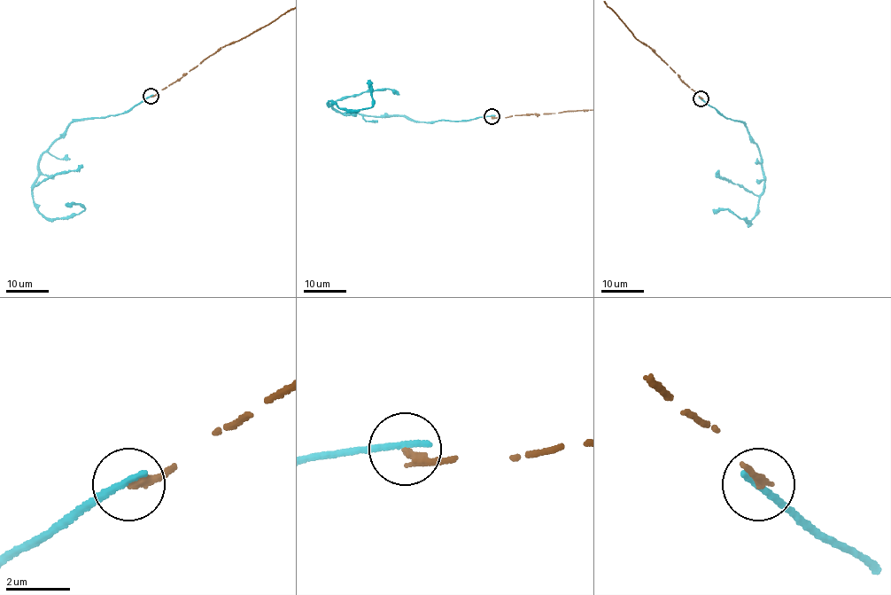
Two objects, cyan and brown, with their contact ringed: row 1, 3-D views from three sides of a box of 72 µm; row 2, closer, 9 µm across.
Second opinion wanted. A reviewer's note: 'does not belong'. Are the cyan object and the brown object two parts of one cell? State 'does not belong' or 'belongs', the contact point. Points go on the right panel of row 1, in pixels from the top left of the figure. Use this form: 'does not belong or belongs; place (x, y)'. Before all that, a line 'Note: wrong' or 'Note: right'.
Note: right
does not belong; place (701, 98)

